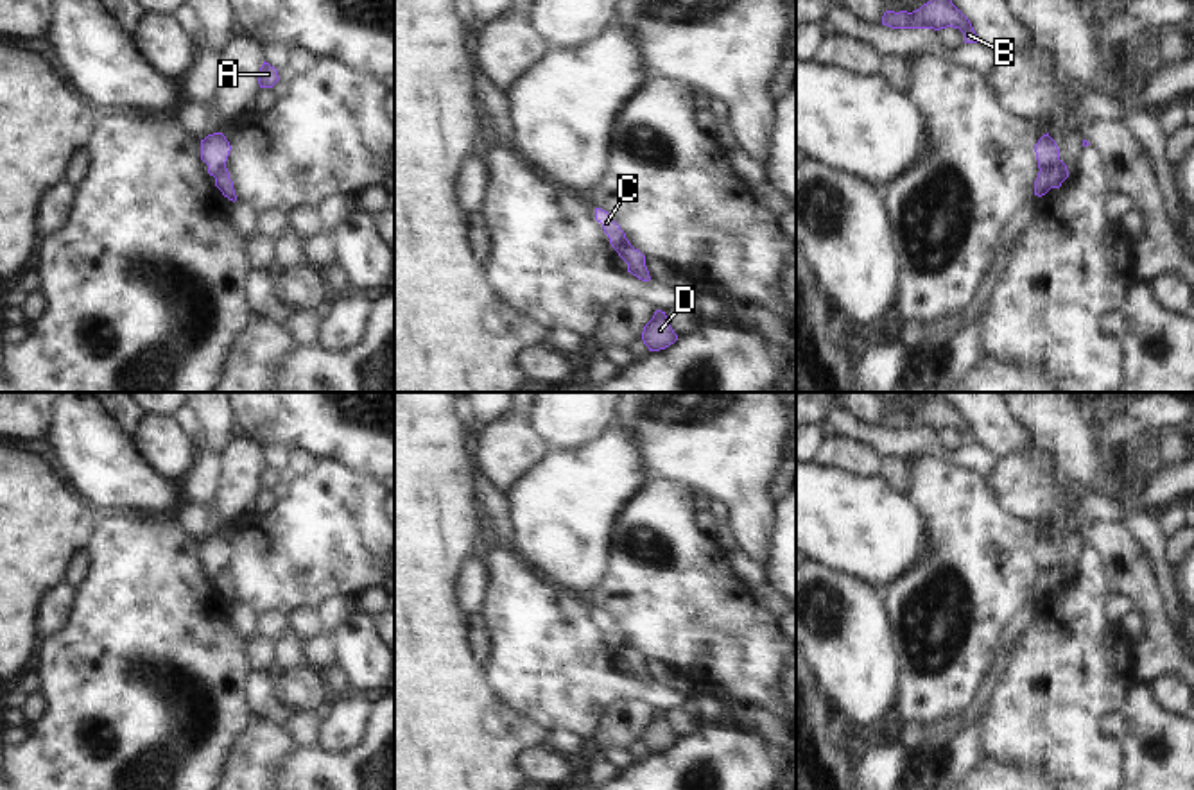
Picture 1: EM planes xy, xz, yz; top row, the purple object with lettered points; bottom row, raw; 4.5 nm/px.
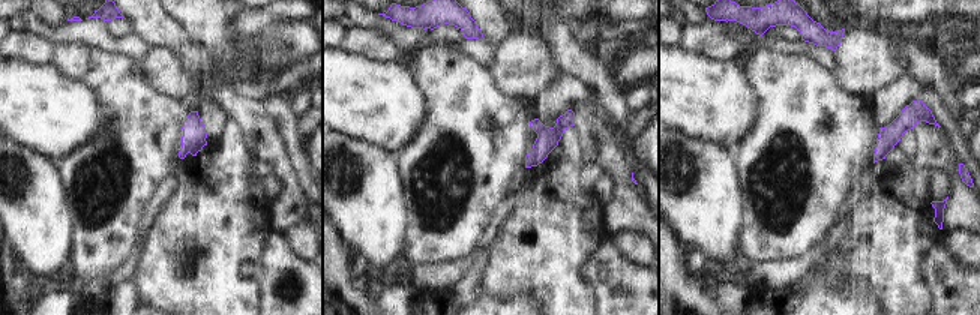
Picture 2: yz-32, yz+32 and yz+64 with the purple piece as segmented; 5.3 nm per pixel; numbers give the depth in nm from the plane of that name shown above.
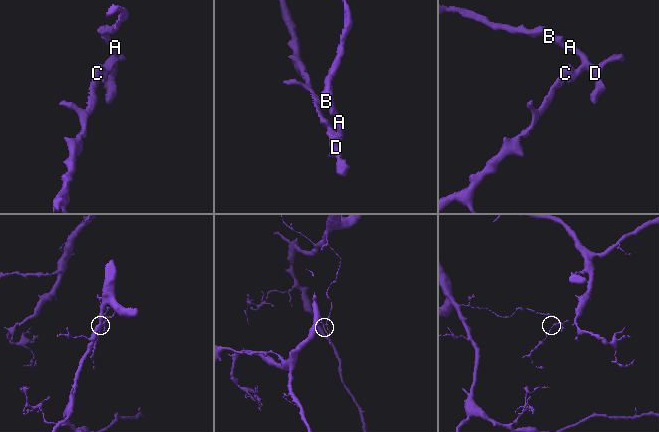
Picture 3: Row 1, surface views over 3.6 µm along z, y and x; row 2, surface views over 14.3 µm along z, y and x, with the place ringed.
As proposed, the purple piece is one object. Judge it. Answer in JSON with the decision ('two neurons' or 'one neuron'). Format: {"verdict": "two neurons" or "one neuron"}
{"verdict": "two neurons"}

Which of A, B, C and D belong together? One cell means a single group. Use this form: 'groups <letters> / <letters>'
groups A B D / C

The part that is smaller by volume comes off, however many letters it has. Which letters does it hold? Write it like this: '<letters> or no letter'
C

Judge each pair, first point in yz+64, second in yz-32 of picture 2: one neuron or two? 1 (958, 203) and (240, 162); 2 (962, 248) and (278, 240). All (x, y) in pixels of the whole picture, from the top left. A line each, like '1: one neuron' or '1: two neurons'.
1: two neurons
2: two neurons

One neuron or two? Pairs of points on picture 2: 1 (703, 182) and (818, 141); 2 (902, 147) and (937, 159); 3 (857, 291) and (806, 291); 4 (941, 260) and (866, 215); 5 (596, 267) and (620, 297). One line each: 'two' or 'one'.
1: two
2: two
3: one
4: two
5: one

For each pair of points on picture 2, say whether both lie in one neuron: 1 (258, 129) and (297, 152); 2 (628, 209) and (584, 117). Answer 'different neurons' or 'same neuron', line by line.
1: different neurons
2: same neuron

